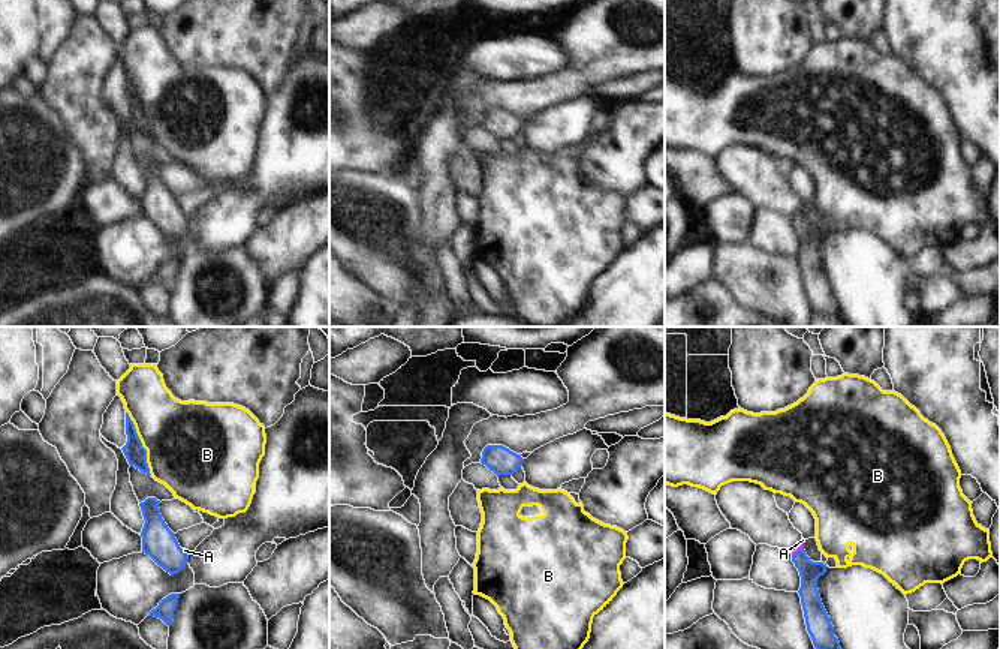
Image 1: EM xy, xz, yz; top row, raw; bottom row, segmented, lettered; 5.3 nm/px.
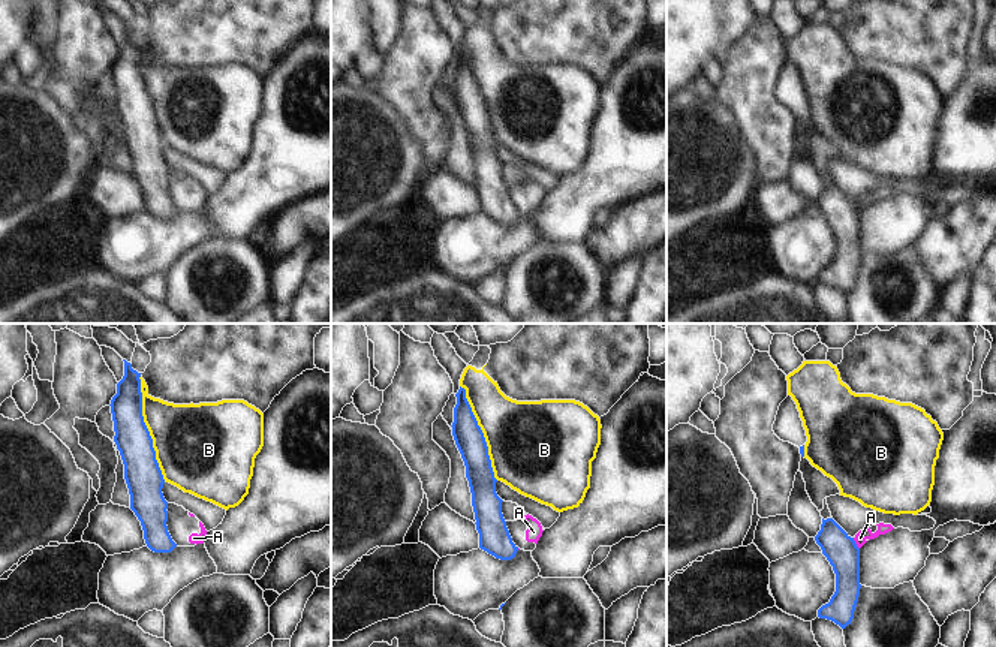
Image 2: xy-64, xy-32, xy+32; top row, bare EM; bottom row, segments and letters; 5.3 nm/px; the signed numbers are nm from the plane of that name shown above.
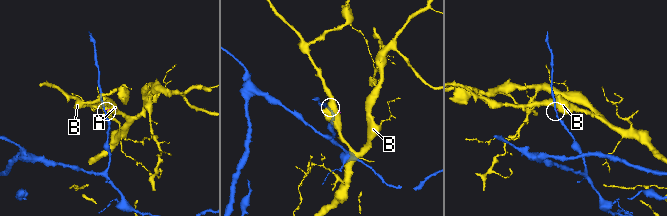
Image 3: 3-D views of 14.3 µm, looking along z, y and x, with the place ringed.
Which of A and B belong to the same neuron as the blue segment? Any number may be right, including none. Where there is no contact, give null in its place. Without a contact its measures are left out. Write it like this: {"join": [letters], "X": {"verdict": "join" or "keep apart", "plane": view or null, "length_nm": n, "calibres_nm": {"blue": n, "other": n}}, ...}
{"join": [], "A": {"verdict": "keep apart", "plane": "yz", "length_nm": 80, "calibres_nm": {"blue": 110, "other": 20}}, "B": {"verdict": "keep apart", "plane": "xy", "length_nm": 380, "calibres_nm": {"blue": 110, "other": 460}}}

